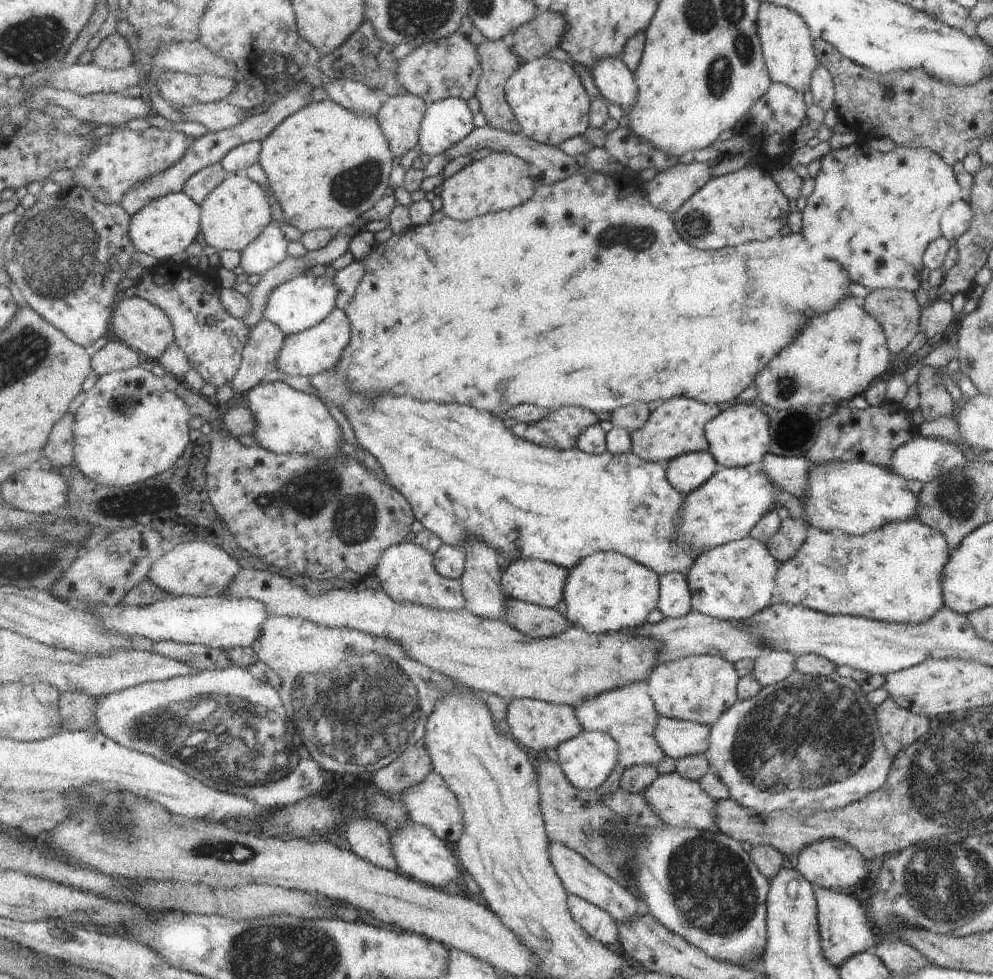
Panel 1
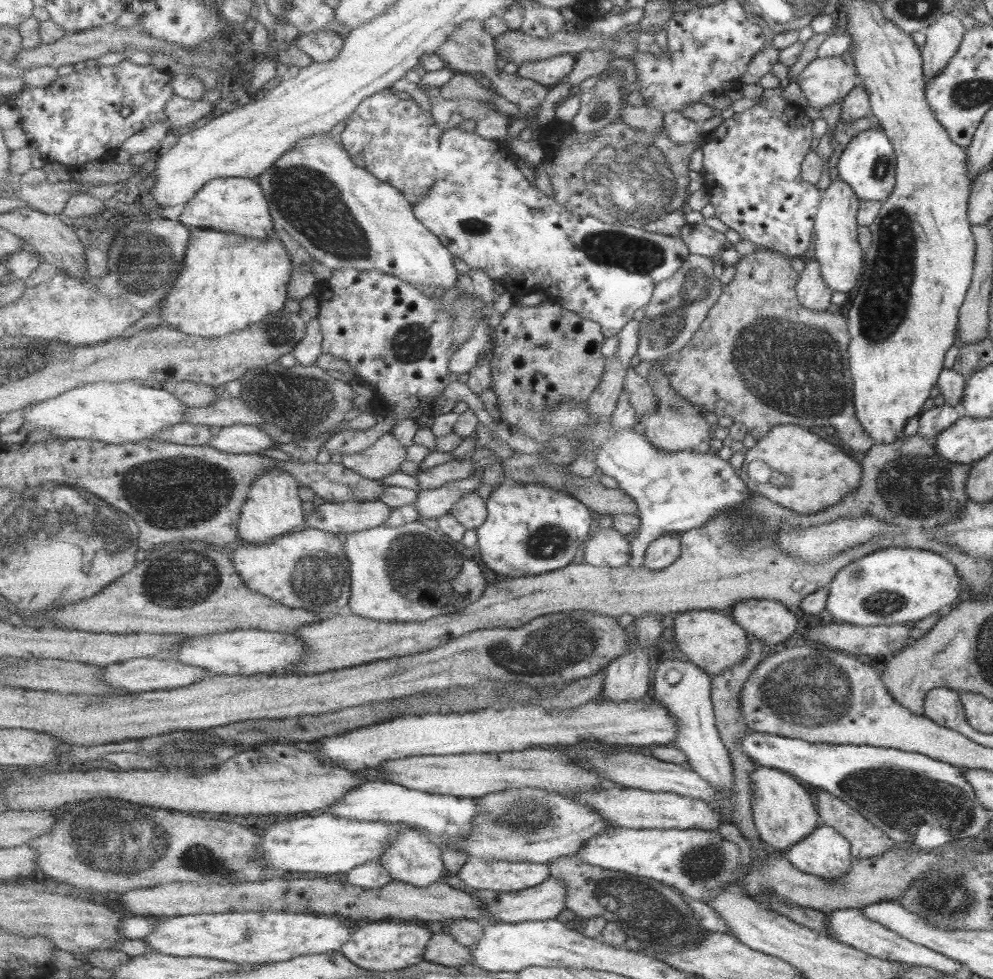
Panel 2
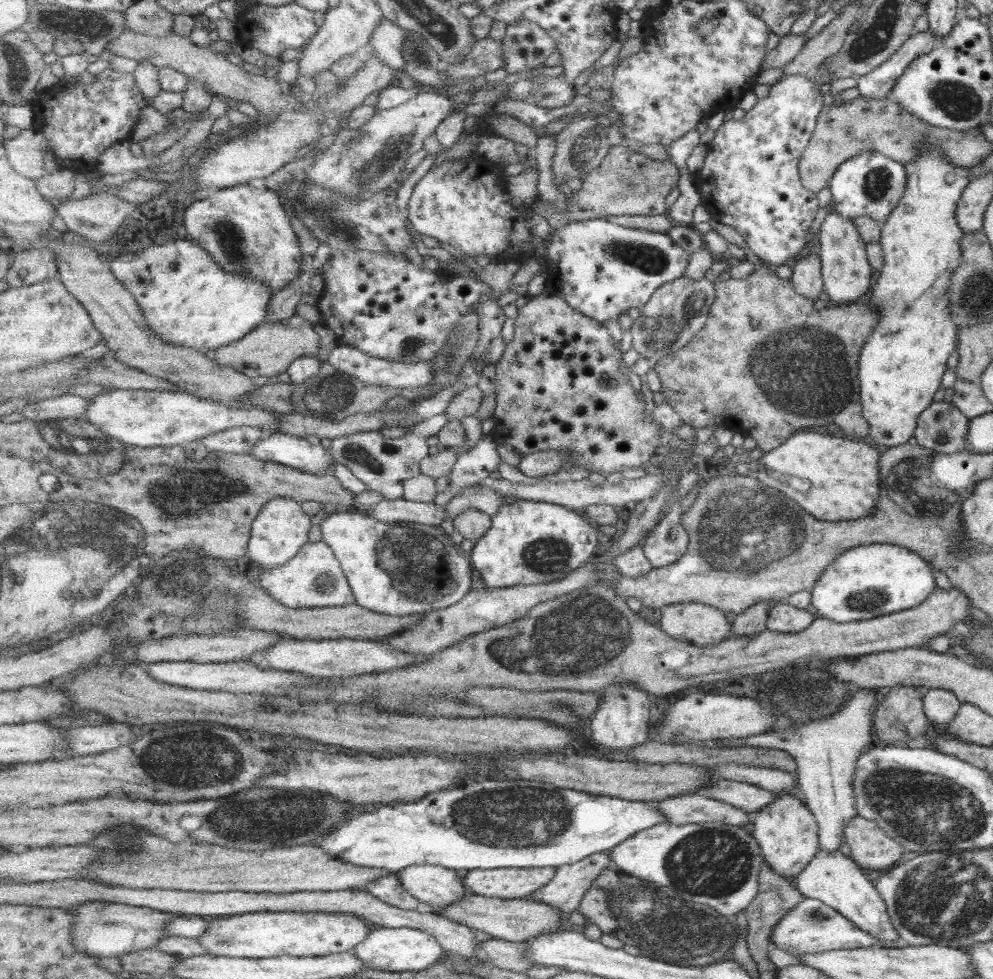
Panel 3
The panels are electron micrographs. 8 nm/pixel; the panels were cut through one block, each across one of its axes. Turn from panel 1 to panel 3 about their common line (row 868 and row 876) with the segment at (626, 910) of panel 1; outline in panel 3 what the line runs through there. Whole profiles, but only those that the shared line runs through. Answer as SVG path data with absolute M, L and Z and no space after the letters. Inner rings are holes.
M600 852L577 864L558 868L556 879L531 898L558 907L565 918L581 908L588 891L606 870L615 868L611 854Z

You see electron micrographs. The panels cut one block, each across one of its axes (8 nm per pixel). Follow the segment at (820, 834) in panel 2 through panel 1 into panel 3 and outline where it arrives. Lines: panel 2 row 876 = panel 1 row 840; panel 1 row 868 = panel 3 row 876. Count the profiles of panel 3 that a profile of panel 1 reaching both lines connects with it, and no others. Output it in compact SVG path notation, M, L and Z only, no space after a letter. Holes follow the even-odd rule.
M818 848L816 856L802 869L793 884L806 898L822 901L845 916L856 928L868 932L870 936L882 941L883 947L900 947L903 945L894 930L888 916L885 902L880 893L865 876L862 868L851 857L836 850L832 853Z

